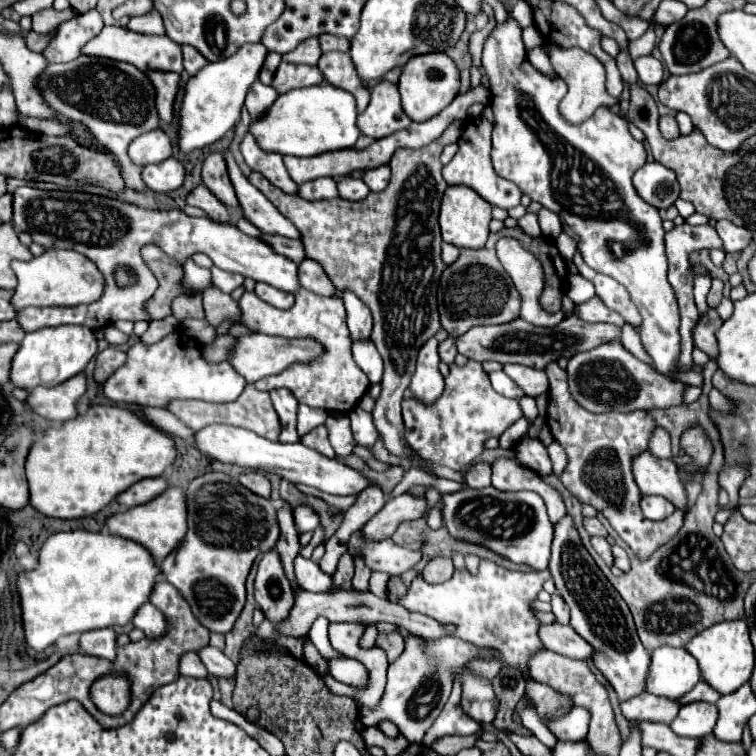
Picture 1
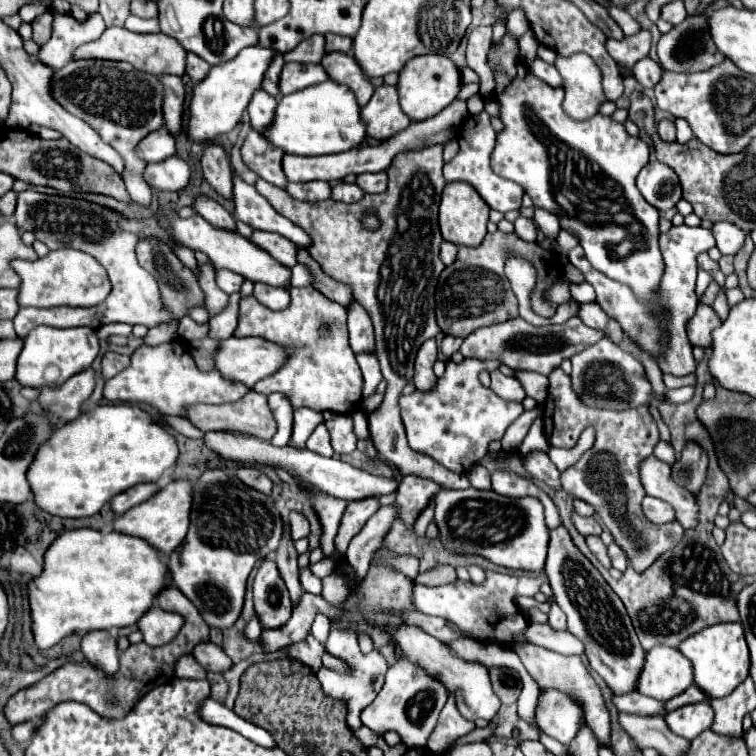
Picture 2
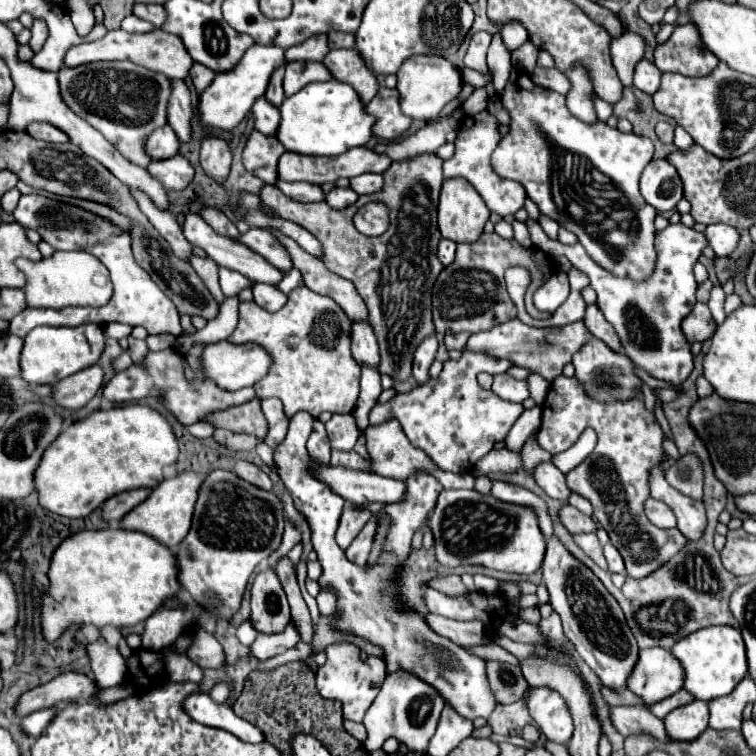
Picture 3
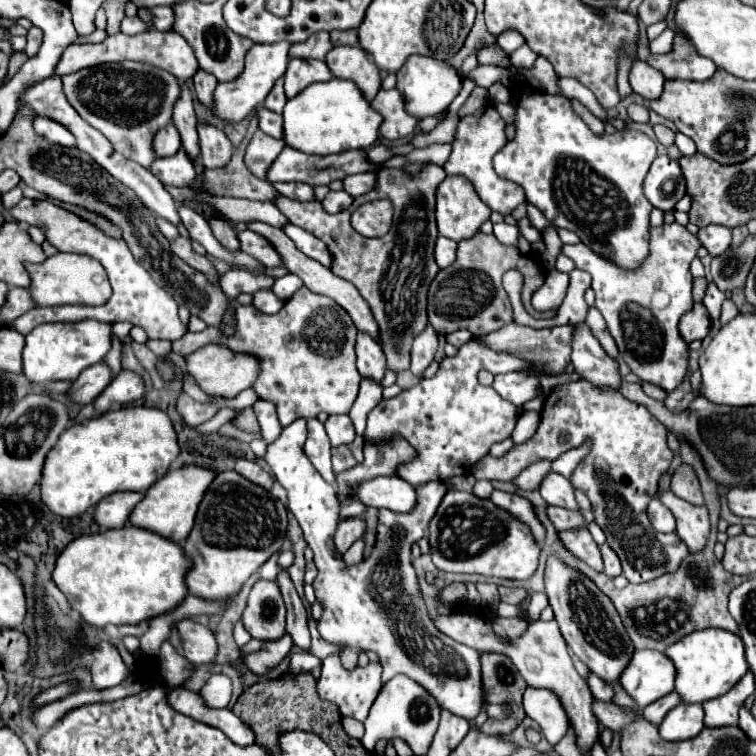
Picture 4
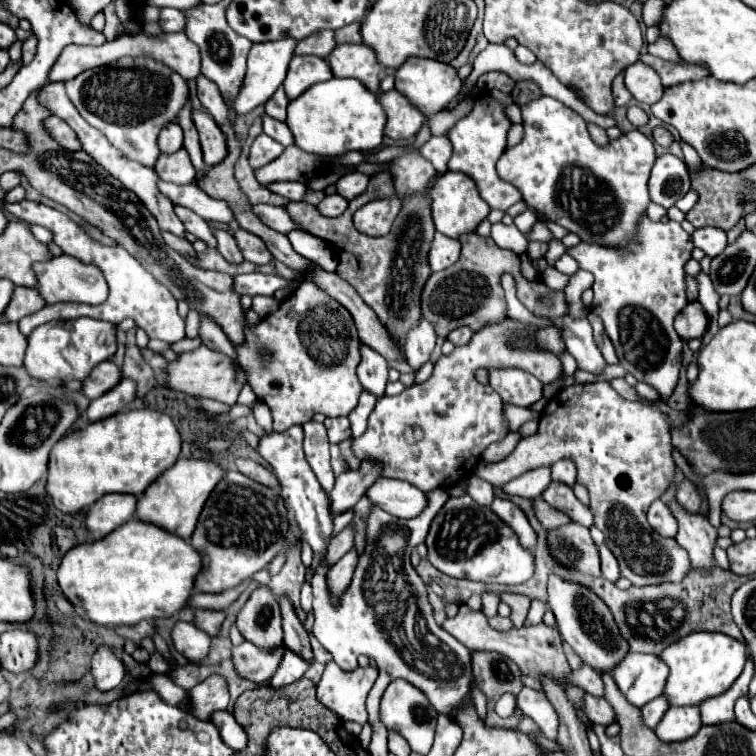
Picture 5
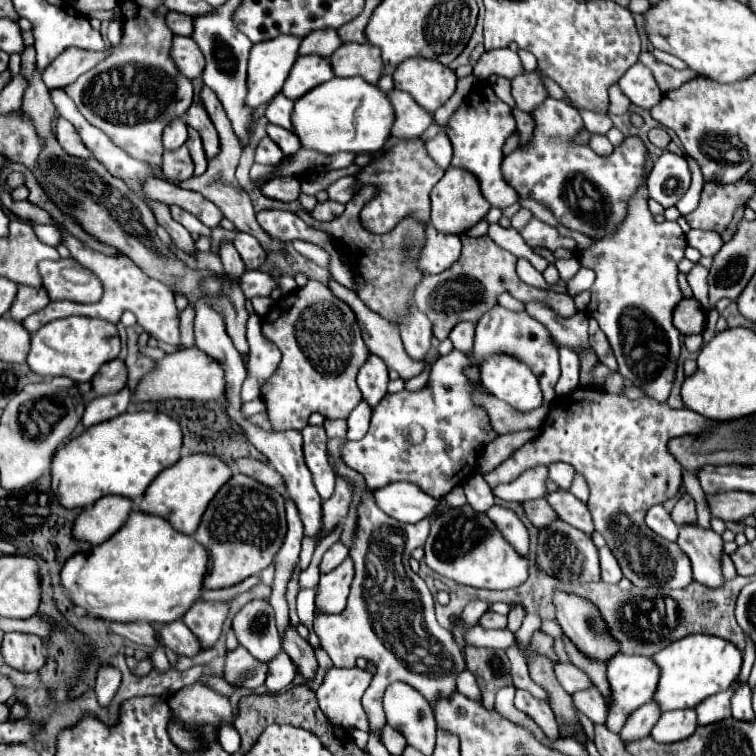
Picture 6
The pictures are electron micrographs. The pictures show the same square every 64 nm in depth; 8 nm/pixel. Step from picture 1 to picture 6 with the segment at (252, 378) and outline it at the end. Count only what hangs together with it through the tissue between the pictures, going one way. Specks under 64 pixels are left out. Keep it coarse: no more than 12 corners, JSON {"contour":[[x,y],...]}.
{"contour":[[200,348],[158,360],[138,400],[226,398],[224,366]]}

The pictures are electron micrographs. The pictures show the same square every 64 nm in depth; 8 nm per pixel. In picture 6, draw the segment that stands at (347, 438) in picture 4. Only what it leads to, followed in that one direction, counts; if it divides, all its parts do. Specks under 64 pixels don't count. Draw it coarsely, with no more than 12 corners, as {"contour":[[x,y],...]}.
{"contour":[[326,420],[328,438],[346,438],[346,420]]}

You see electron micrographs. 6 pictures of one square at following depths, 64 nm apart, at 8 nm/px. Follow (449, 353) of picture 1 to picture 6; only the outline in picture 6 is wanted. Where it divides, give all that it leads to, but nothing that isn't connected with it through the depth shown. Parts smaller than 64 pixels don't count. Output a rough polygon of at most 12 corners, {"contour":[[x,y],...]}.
{"contour":[[458,324],[450,332],[456,350],[468,352],[474,324]]}

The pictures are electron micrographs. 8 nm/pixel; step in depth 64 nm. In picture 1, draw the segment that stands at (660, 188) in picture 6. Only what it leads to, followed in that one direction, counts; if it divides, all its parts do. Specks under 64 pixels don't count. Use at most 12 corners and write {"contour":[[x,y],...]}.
{"contour":[[658,162],[632,176],[640,198],[654,208],[680,194],[674,172]]}

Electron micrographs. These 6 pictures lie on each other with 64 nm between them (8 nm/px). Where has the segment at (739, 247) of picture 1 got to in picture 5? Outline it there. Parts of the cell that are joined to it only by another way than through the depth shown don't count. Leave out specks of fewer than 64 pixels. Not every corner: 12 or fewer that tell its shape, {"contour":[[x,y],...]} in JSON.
{"contour":[[714,226],[692,234],[694,246],[714,258],[728,244],[726,232]]}

